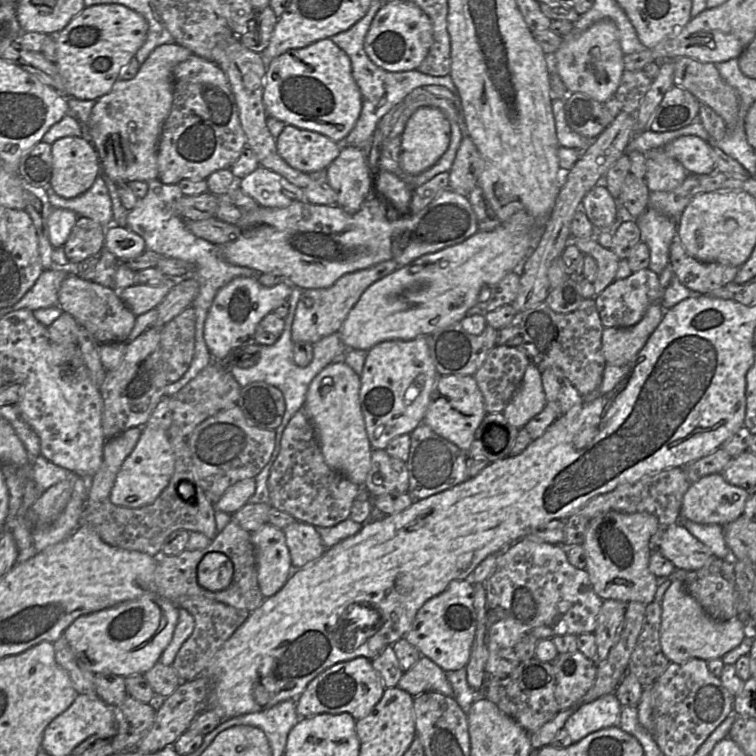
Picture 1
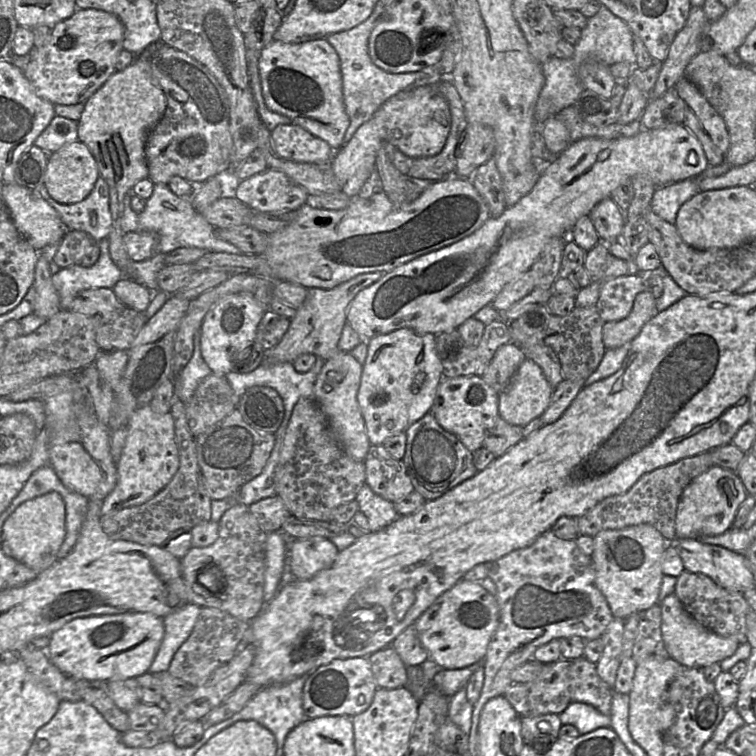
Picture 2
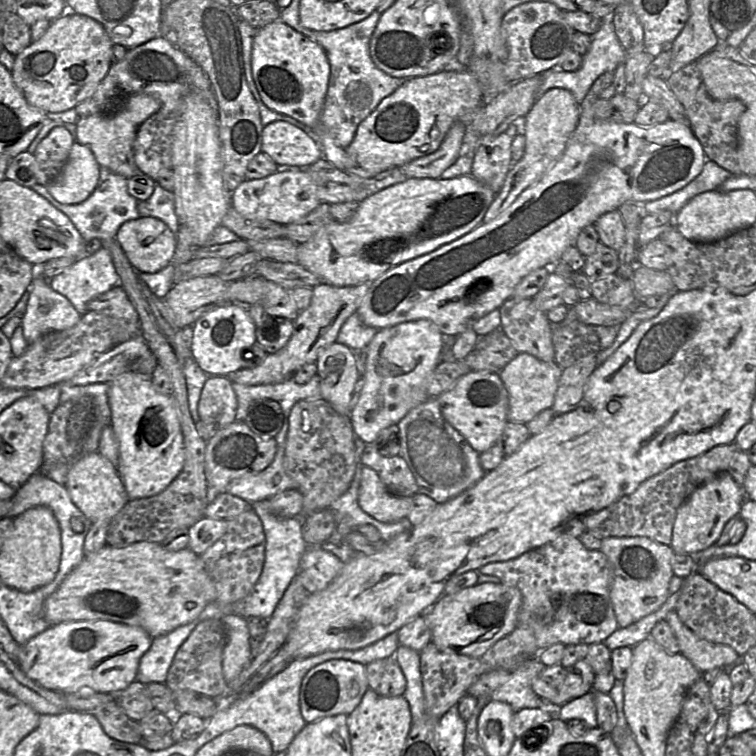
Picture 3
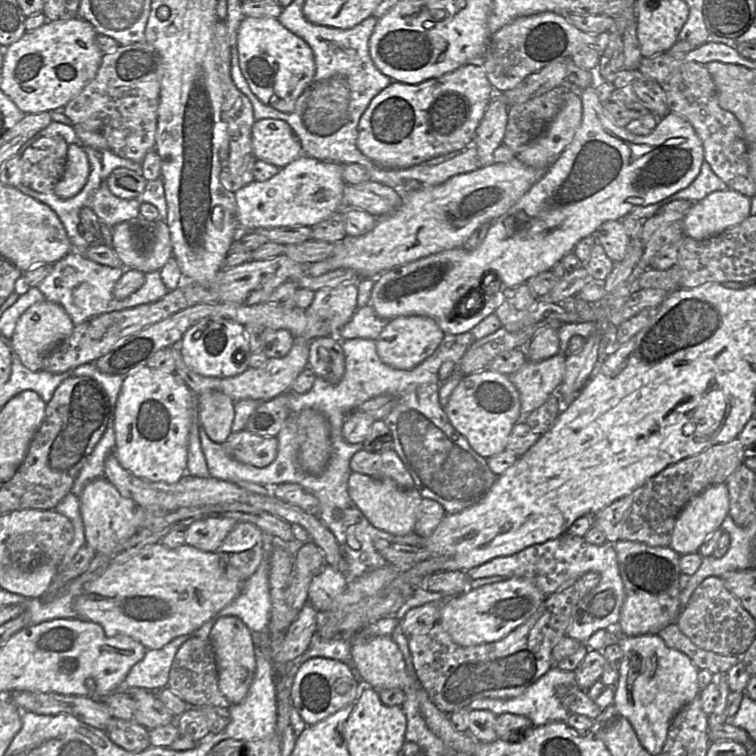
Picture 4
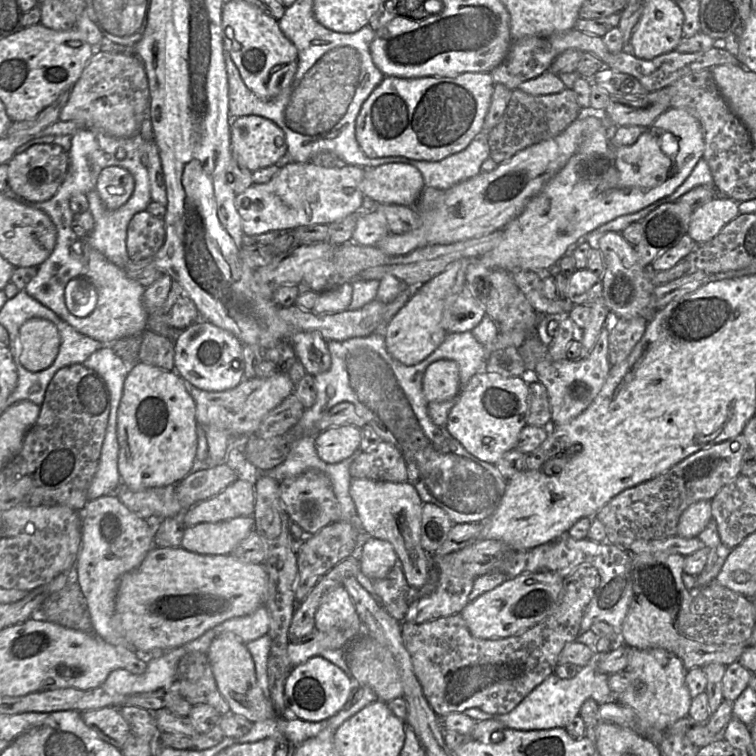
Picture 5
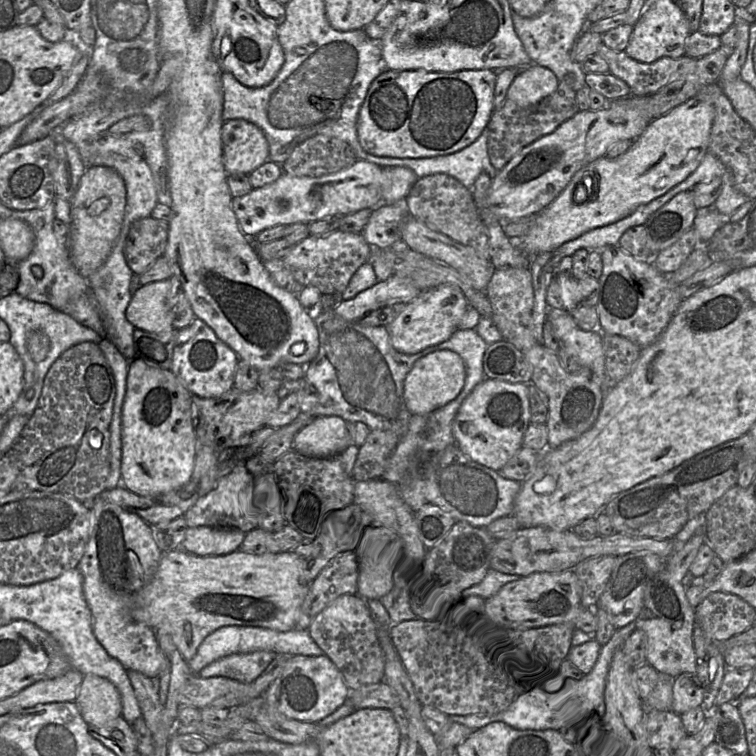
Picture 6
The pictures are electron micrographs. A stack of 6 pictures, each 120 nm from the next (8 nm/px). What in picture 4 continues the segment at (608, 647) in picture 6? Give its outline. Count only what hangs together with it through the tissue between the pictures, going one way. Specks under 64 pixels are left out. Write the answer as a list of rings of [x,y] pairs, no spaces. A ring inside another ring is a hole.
[[[554,665],[521,695],[507,700],[489,698],[475,700],[468,706],[468,709],[469,711],[489,710],[496,715],[510,713],[526,716],[532,721],[534,727],[539,727],[554,721],[566,722],[570,713],[563,707],[561,701],[556,695],[556,688],[559,685],[577,686],[575,673],[573,671],[560,670]]]

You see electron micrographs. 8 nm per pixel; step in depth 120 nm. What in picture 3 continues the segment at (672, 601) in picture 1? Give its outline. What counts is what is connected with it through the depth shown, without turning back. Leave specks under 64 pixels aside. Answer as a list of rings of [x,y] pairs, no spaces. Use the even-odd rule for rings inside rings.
[[[676,610],[668,612],[665,620],[678,640],[680,653],[688,658],[701,673],[740,662],[741,657],[730,646],[712,643],[694,634],[681,621]]]

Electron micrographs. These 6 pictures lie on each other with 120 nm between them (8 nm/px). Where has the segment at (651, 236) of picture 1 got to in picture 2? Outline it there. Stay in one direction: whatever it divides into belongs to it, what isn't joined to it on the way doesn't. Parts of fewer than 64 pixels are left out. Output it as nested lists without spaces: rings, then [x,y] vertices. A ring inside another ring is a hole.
[[[693,177],[657,187],[651,200],[651,210],[663,220],[675,225],[680,207],[700,192],[698,185],[699,178]]]

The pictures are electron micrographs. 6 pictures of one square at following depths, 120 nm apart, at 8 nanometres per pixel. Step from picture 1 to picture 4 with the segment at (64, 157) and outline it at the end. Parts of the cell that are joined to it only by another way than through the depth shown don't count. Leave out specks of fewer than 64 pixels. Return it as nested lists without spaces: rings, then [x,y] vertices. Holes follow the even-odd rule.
[[[79,143],[68,145],[65,172],[54,187],[54,194],[62,199],[77,195],[85,186],[90,173],[90,165],[84,148]]]

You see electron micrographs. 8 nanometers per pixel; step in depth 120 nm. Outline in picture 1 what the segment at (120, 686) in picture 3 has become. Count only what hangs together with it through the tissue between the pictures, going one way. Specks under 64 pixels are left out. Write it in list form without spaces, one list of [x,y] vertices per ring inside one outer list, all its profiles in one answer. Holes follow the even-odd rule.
[[[158,593],[78,617],[63,632],[72,651],[94,674],[115,674],[124,678],[144,675],[159,660],[170,643],[179,607]]]

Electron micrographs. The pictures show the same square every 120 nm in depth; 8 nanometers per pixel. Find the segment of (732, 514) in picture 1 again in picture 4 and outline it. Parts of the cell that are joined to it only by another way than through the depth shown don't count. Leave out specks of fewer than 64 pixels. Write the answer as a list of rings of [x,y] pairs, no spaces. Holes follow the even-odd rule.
[[[726,482],[709,486],[690,500],[679,513],[670,547],[679,555],[698,553],[700,546],[720,528],[728,513]]]

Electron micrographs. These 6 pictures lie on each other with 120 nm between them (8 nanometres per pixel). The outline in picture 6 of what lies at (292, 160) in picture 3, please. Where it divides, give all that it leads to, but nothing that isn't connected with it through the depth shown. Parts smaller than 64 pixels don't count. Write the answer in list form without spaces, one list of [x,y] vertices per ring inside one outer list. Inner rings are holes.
[[[244,119],[224,121],[221,129],[223,164],[228,174],[249,175],[269,159],[264,132]]]

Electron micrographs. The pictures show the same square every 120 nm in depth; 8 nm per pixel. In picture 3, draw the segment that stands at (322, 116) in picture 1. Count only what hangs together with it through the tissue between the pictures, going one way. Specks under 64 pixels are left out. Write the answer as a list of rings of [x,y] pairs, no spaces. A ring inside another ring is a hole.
[[[274,21],[259,29],[254,37],[252,51],[252,74],[259,95],[268,108],[288,115],[311,129],[323,151],[323,157],[338,169],[350,169],[351,159],[345,149],[337,146],[333,139],[318,128],[319,117],[325,102],[329,78],[330,64],[324,49],[316,42],[297,32],[282,21]]]

